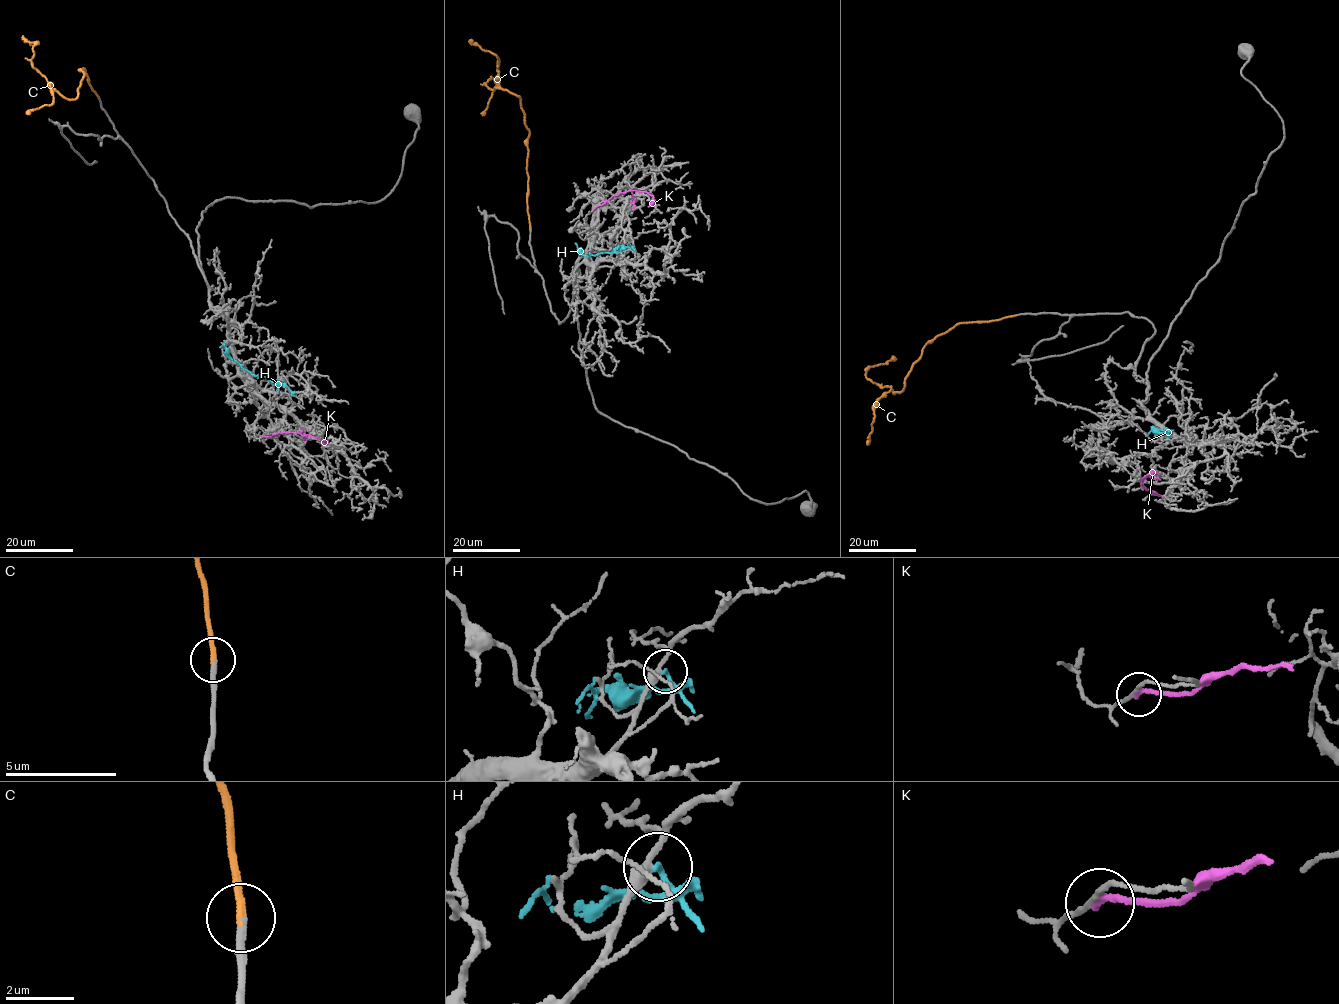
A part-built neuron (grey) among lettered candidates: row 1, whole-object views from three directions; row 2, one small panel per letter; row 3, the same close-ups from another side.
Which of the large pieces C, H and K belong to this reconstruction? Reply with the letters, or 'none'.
C

